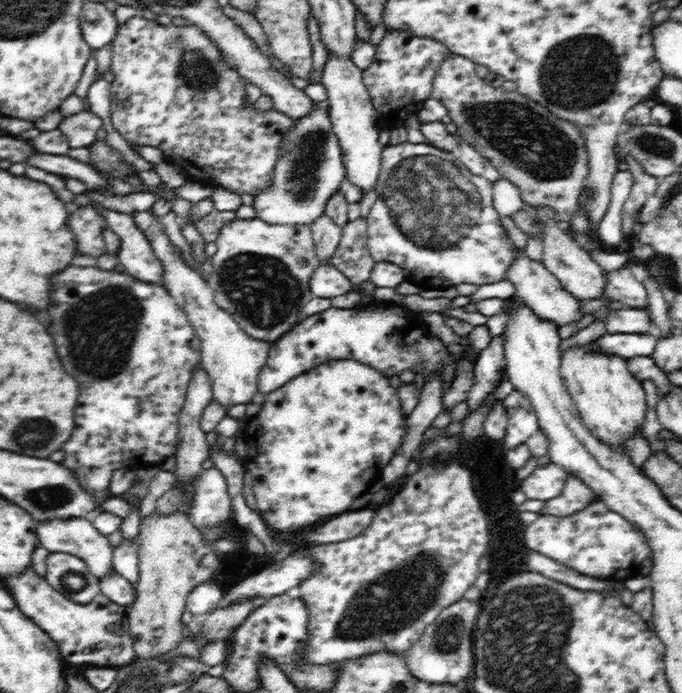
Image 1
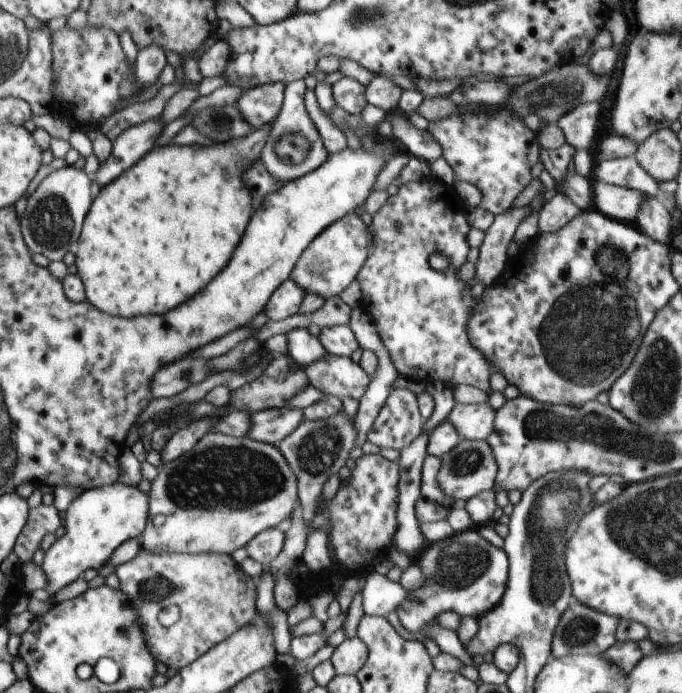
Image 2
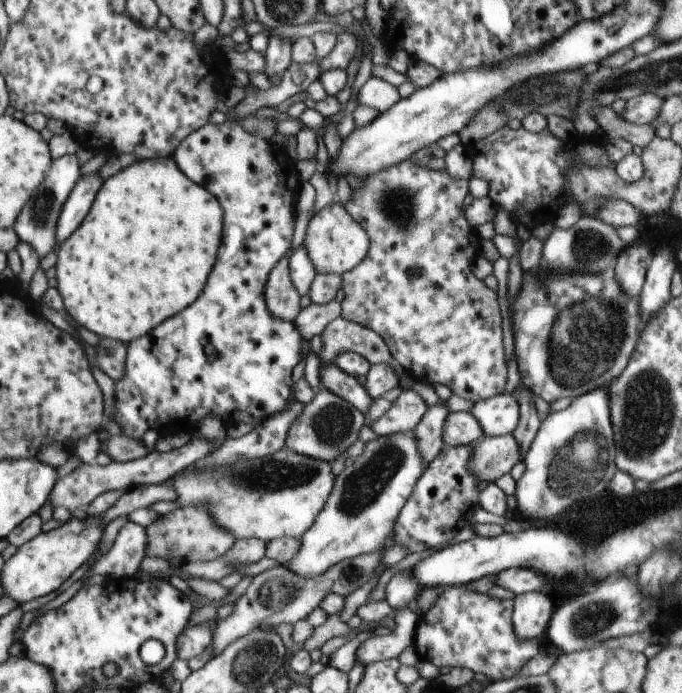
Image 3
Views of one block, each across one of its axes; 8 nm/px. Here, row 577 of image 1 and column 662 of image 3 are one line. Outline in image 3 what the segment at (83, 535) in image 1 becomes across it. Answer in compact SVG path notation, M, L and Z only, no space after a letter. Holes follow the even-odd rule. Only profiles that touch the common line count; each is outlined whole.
M642 93L640 96L635 96L626 101L624 110L619 113L622 116L619 117L630 124L650 124L656 120L656 116L658 116L664 100L665 98L656 96L656 94Z

